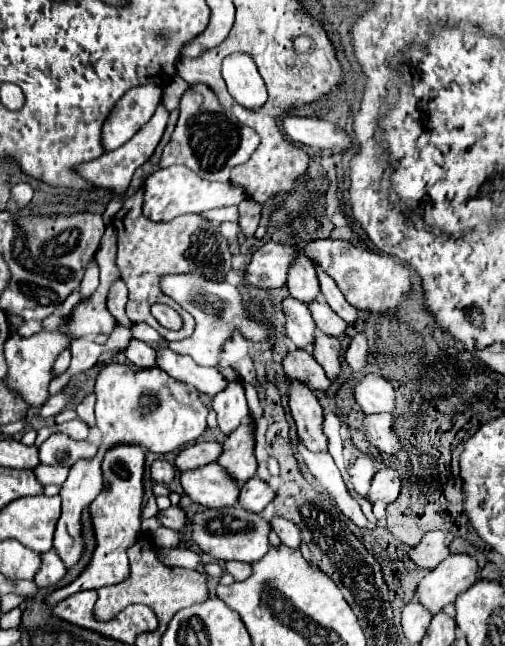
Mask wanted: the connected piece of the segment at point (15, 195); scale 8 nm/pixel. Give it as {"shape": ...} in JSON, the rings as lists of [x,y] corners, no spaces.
{"shape":[[[16,184],[12,188],[12,200],[18,204],[18,208],[24,208],[32,200],[32,188],[30,188],[30,184]]]}

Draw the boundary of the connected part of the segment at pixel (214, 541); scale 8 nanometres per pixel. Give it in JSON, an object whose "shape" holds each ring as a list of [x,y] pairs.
{"shape":[[[232,504],[230,508],[202,508],[190,518],[190,542],[198,546],[204,554],[210,554],[216,560],[242,560],[242,562],[254,562],[260,560],[262,554],[266,554],[270,524],[266,518],[260,518],[258,514],[246,512],[238,504]]]}

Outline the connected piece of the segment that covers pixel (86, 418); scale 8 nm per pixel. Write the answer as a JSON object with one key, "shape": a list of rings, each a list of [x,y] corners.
{"shape":[[[88,394],[78,406],[76,406],[76,414],[82,422],[86,422],[90,428],[96,426],[94,422],[94,394]]]}

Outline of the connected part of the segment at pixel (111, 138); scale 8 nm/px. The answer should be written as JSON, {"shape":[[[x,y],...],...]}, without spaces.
{"shape":[[[154,84],[132,88],[126,96],[122,96],[122,100],[114,106],[110,120],[106,120],[102,134],[102,140],[106,140],[106,152],[120,148],[152,118],[160,104],[160,96],[162,90]]]}

